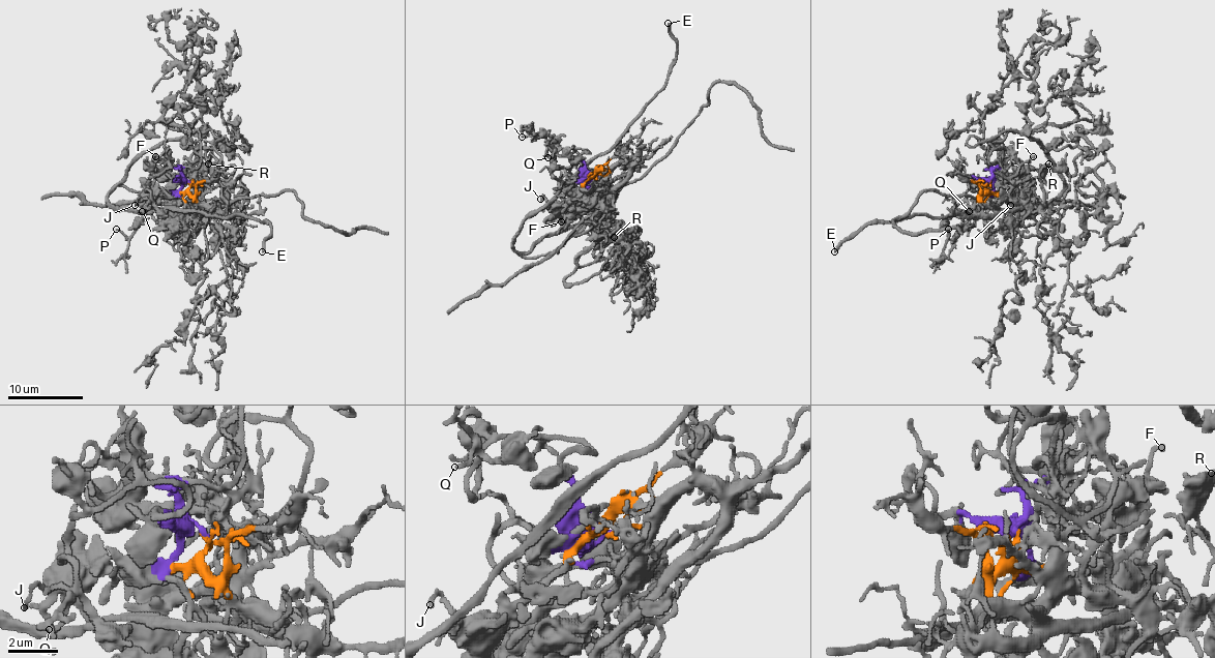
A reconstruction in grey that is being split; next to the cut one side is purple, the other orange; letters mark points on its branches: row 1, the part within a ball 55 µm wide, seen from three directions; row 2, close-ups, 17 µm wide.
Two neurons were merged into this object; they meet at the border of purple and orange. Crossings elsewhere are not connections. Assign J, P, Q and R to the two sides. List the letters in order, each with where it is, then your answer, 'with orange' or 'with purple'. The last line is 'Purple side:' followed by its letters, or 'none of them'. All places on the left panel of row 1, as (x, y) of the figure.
J: at (135, 205); with orange
P: at (116, 229); with purple
Q: at (142, 211); with purple
R: at (208, 163); with purple
Purple side: P, Q, R

